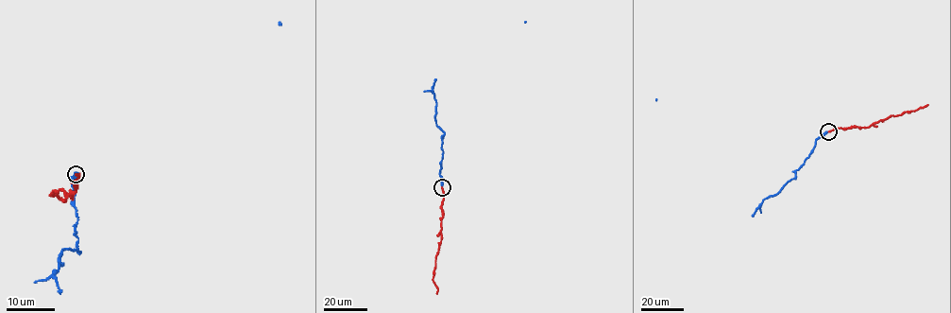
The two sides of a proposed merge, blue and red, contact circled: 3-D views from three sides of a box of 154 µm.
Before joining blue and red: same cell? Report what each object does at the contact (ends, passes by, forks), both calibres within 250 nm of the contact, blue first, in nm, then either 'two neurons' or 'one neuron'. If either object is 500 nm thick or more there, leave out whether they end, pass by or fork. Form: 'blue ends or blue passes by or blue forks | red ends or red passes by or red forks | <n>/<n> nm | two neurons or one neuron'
blue ends | red ends | 240/240 nm | two neurons

